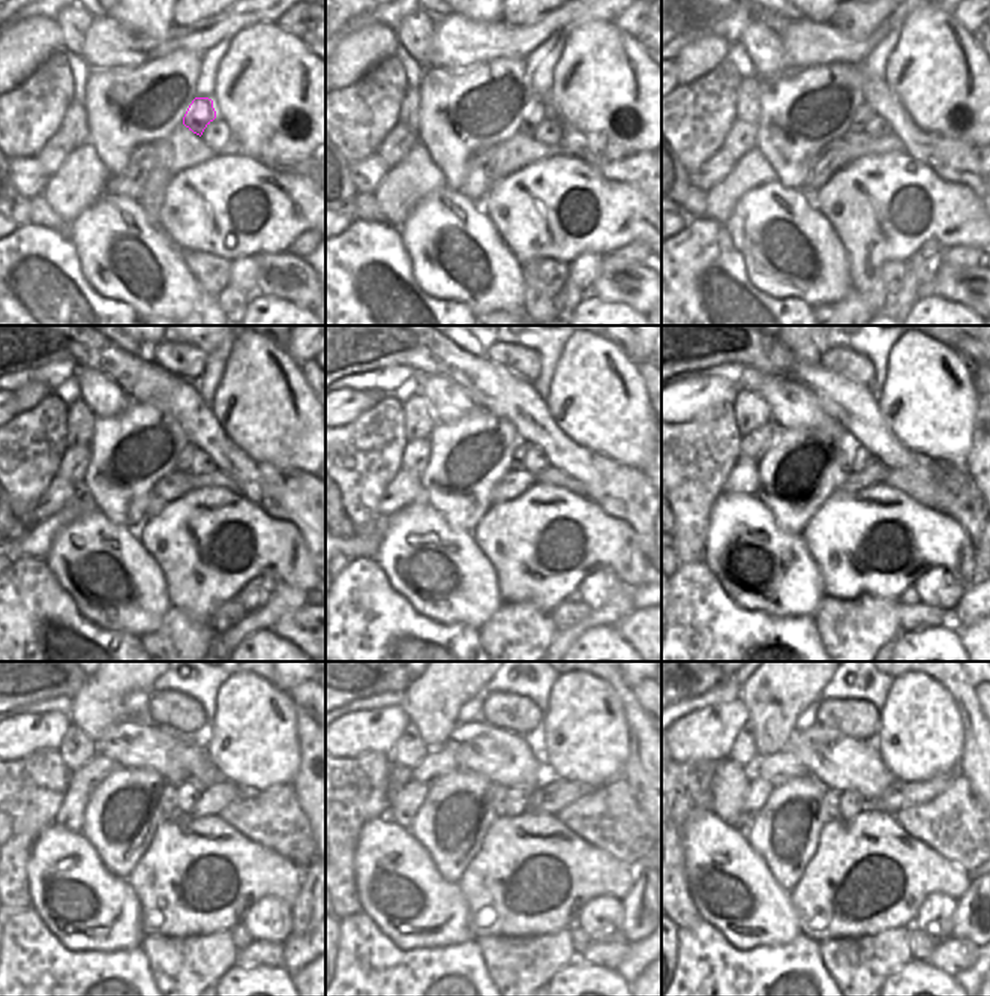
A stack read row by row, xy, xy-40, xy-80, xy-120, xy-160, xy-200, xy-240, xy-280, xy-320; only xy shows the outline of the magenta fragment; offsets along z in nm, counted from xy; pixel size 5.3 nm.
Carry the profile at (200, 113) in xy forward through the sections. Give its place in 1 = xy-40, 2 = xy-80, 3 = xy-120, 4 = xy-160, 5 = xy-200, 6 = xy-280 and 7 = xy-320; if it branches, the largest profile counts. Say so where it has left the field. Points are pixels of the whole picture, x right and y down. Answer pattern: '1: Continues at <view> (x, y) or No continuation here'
1: Continues at xy-40 (537, 108)
2: Continues at xy-80 (864, 113)
3: Continues at xy-120 (185, 458)
4: Continues at xy-160 (521, 449)
5: Continues at xy-200 (848, 450)
6: Continues at xy-280 (498, 794)
7: Continues at xy-320 (831, 800)

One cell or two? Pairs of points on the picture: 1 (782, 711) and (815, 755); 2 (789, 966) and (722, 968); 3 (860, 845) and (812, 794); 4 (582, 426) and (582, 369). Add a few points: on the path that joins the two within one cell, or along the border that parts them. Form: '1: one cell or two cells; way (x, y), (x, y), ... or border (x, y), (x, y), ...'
1: two cells; border (794, 729), (783, 749)
2: one cell; way (773, 969), (738, 969)
3: two cells; border (830, 819), (819, 834), (815, 851)
4: one cell; way (582, 413), (582, 383)

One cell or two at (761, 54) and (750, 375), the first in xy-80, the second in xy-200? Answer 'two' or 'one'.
two

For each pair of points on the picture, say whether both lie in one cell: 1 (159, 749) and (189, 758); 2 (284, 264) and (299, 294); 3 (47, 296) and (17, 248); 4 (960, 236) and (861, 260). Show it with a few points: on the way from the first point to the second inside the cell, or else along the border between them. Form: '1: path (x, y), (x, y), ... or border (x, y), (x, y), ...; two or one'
1: path (167, 755), (182, 758); one
2: path (278, 272), (291, 287); one
3: path (35, 284), (32, 272), (21, 260); one
4: path (933, 234), (879, 239); one

